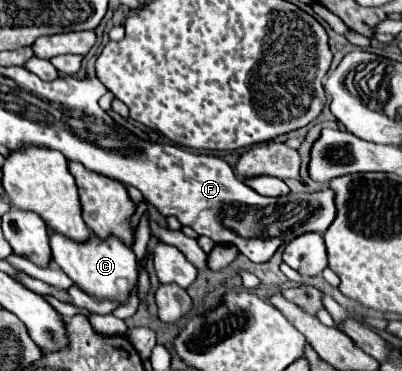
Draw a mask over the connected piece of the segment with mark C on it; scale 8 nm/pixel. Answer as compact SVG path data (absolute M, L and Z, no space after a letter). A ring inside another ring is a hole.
M55 233L51 237L51 251L53 261L71 277L71 281L95 299L111 299L123 305L129 301L131 291L137 287L137 257L129 247L121 245L121 241L97 241L97 237L91 235L89 241L75 243Z

